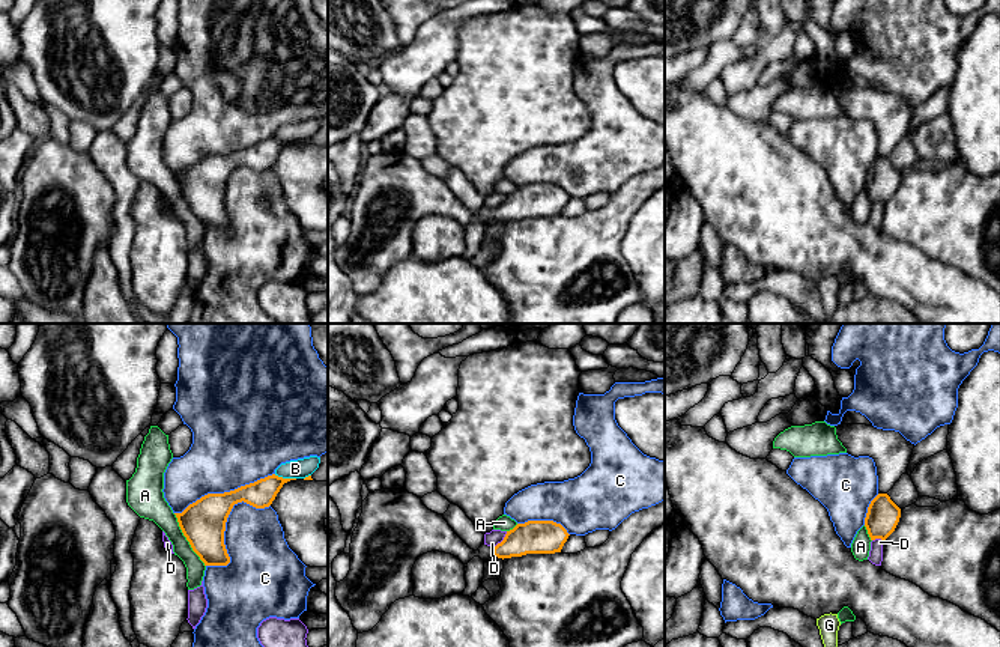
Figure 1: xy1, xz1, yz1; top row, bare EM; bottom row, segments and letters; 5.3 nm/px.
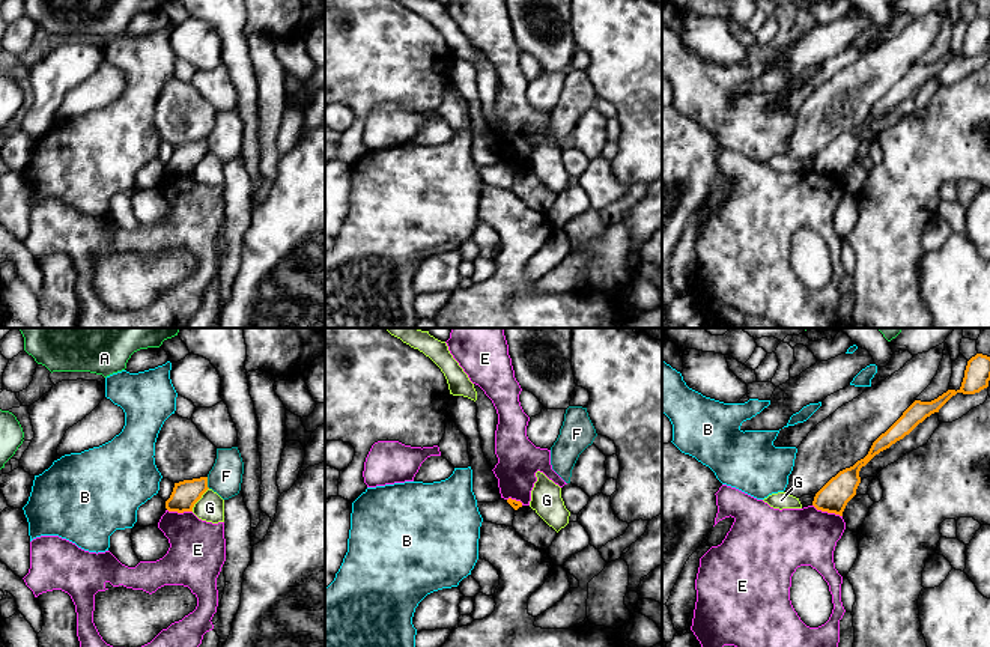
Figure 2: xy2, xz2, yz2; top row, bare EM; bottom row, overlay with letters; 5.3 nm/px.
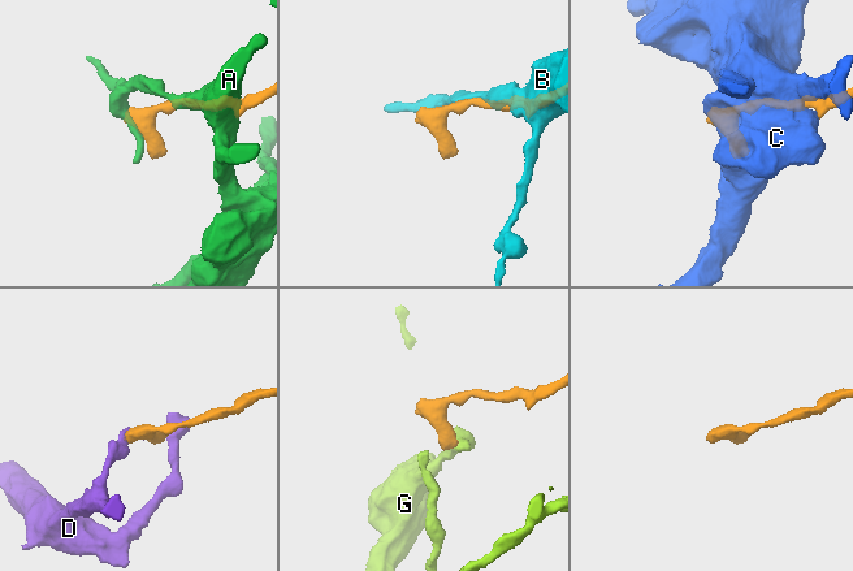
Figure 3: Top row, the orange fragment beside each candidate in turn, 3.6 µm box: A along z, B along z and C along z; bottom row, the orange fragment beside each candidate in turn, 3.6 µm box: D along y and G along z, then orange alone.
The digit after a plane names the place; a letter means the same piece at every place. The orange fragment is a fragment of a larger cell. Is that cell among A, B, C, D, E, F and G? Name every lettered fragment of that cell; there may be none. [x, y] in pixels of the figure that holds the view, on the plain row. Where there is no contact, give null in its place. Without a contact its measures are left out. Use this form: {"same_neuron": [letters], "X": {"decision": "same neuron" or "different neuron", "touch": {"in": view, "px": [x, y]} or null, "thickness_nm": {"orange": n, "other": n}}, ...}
{"same_neuron": [], "A": {"decision": "different neuron", "touch": {"in": "xy1", "px": [187, 202]}, "thickness_nm": {"orange": 240, "other": 140}}, "B": {"decision": "different neuron", "touch": {"in": "xy1", "px": [284, 142]}, "thickness_nm": {"orange": 150, "other": 110}}, "C": {"decision": "different neuron", "touch": {"in": "xy1", "px": [224, 190]}, "thickness_nm": {"orange": 240, "other": 320}}, "D": {"decision": "different neuron", "touch": {"in": "xz1", "px": [503, 203]}, "thickness_nm": {"orange": 180, "other": 80}}, "E": {"decision": "different neuron", "touch": {"in": "yz2", "px": [828, 175]}, "thickness_nm": {"orange": 160, "other": 320}}, "F": {"decision": "different neuron", "touch": {"in": "xy2", "px": [206, 146]}, "thickness_nm": {"orange": 150, "other": 180}}, "G": {"decision": "different neuron", "touch": {"in": "xy2", "px": [199, 161]}, "thickness_nm": {"orange": 150, "other": 150}}}

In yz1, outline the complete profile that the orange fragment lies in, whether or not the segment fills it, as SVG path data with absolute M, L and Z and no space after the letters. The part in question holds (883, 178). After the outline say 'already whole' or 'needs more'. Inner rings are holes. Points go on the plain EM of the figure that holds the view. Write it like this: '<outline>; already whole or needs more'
M878 156L869 167L865 181L865 190L871 203L886 203L896 191L901 181L901 172L887 156Z; already whole

